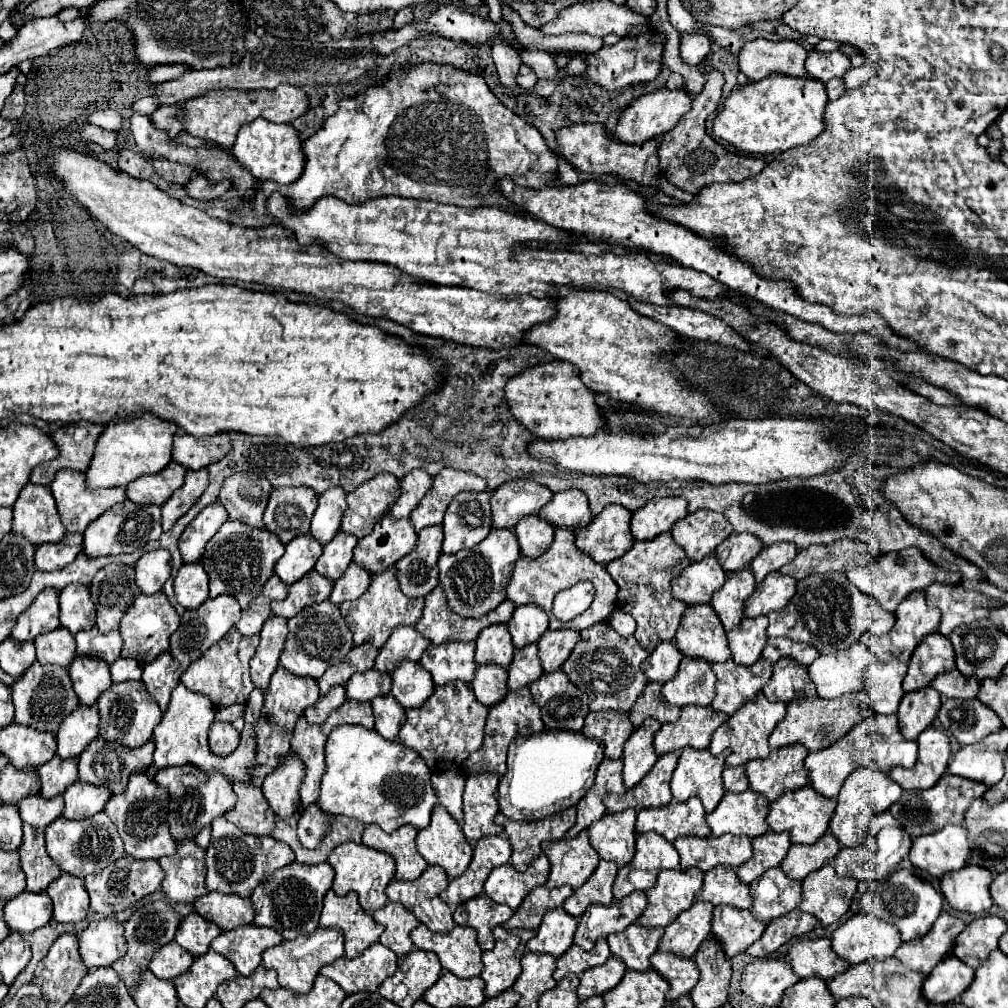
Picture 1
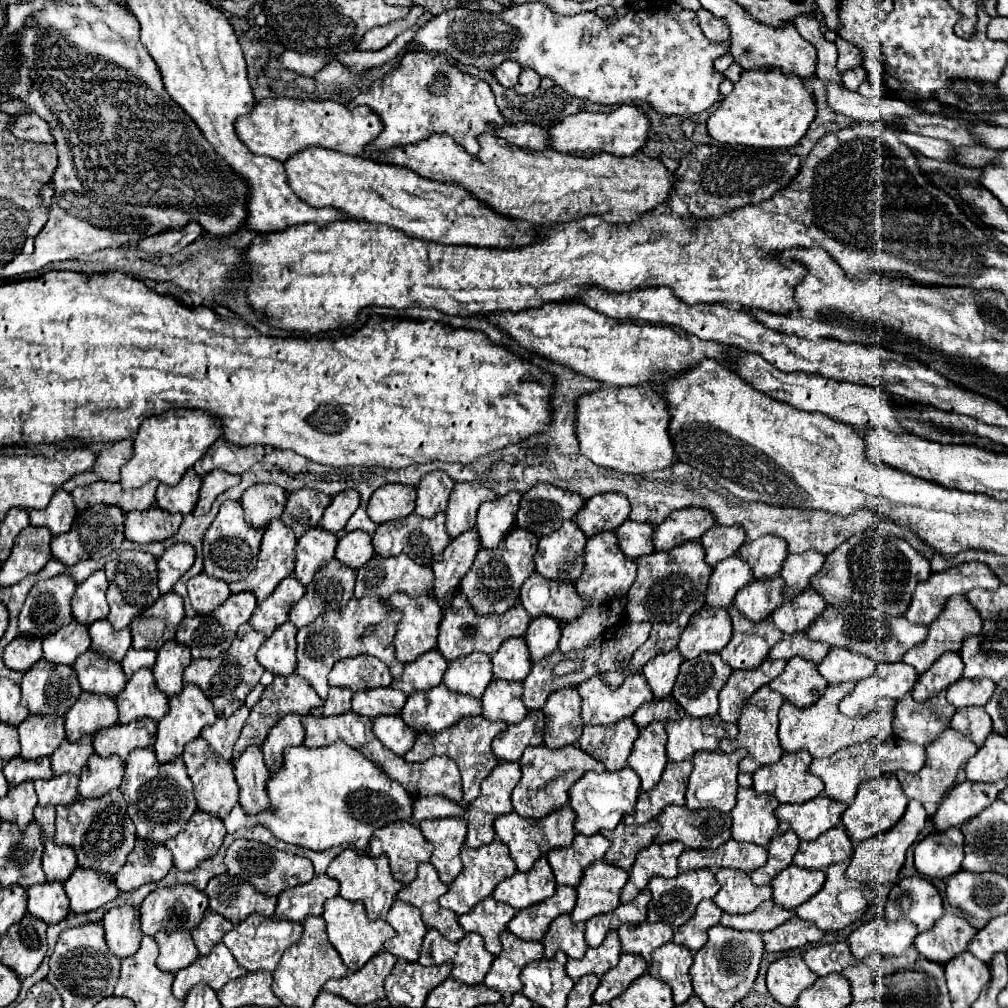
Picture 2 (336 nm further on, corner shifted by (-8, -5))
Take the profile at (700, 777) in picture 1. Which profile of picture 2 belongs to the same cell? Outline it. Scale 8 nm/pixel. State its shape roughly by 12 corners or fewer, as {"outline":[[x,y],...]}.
{"outline":[[745,748],[697,752],[687,808],[731,812]]}

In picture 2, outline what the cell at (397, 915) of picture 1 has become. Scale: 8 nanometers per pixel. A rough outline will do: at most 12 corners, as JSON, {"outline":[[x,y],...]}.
{"outline":[[395,900],[387,922],[397,934],[385,950],[417,962],[427,926],[421,912]]}

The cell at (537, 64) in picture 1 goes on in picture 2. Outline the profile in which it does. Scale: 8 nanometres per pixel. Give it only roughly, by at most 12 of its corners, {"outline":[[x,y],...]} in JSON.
{"outline":[[503,62],[493,70],[497,82],[505,88],[517,84],[519,64]]}

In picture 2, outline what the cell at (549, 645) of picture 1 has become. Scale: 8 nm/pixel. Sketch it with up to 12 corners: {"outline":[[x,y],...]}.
{"outline":[[617,536],[587,540],[575,584],[593,604],[561,630],[559,650],[589,646],[625,616],[635,562]]}

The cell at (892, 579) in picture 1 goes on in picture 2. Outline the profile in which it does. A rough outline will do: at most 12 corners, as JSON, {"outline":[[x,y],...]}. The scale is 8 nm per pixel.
{"outline":[[981,562],[933,572],[915,590],[907,620],[929,626],[947,600],[973,588],[997,590]]}

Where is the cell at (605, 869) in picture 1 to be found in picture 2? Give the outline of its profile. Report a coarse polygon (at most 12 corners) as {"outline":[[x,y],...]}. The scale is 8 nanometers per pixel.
{"outline":[[603,860],[577,886],[571,920],[619,906],[629,874]]}

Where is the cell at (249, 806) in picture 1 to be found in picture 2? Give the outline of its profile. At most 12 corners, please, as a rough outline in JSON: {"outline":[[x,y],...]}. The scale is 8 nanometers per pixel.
{"outline":[[261,746],[235,760],[239,802],[247,812],[267,808],[269,770]]}

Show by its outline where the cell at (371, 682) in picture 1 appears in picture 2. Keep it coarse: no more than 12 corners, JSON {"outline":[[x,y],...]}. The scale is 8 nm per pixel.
{"outline":[[395,688],[353,694],[353,712],[399,714],[407,696]]}

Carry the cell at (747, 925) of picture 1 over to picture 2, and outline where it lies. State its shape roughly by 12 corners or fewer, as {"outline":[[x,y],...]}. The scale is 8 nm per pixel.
{"outline":[[767,900],[749,914],[723,914],[721,924],[735,930],[767,932],[795,910]]}

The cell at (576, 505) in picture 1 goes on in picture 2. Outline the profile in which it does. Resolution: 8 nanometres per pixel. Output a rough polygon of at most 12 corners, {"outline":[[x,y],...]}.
{"outline":[[597,494],[575,516],[585,536],[629,518],[623,494]]}

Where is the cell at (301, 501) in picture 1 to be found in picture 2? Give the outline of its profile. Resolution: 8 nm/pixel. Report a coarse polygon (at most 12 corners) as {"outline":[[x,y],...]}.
{"outline":[[299,488],[287,494],[281,520],[301,538],[319,526],[331,498]]}

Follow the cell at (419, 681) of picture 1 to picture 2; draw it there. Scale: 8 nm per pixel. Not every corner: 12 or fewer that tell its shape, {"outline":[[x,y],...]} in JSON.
{"outline":[[445,684],[401,710],[415,732],[441,732],[479,714],[479,700]]}

